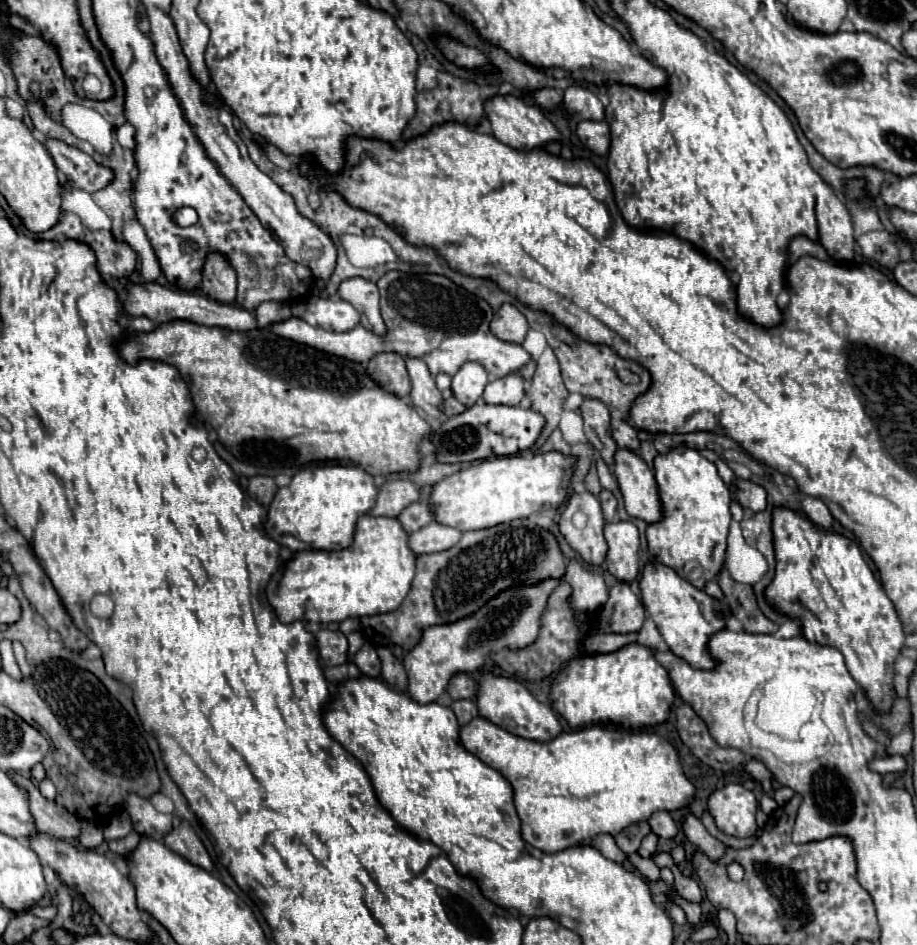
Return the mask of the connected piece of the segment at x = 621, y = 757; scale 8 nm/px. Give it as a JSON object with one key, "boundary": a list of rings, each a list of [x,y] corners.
{"boundary":[[[478,716],[460,728],[462,746],[486,762],[500,768],[500,774],[512,784],[514,806],[520,818],[522,840],[542,852],[560,852],[572,844],[588,842],[606,832],[616,836],[636,822],[648,820],[654,812],[684,810],[696,796],[694,784],[686,778],[676,748],[654,732],[618,732],[602,726],[590,726],[574,732],[562,732],[552,742],[534,742],[514,736],[490,720]]]}

